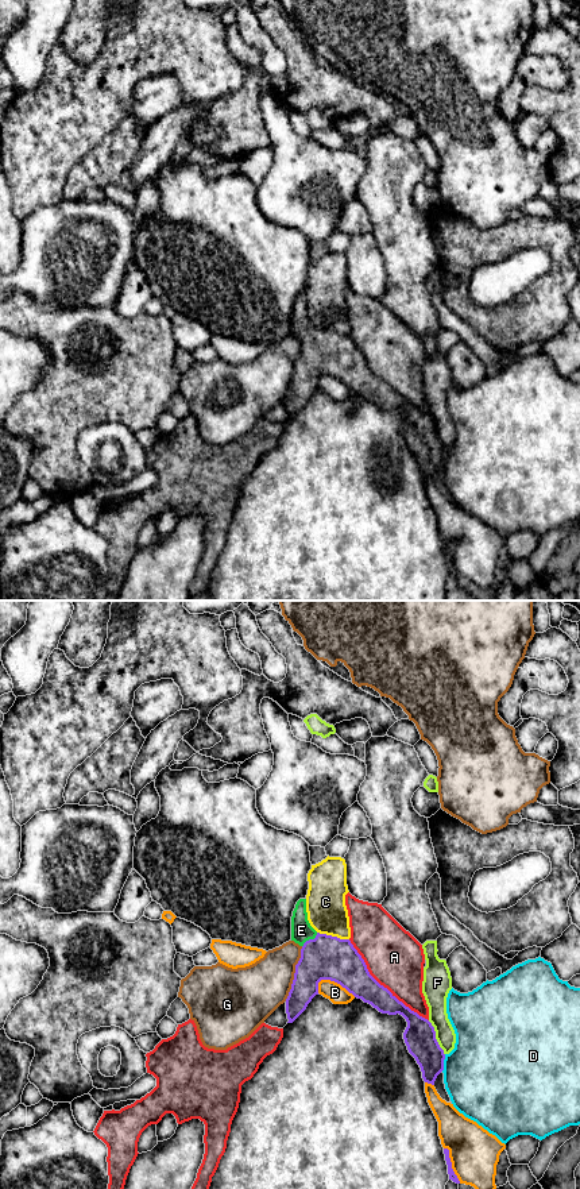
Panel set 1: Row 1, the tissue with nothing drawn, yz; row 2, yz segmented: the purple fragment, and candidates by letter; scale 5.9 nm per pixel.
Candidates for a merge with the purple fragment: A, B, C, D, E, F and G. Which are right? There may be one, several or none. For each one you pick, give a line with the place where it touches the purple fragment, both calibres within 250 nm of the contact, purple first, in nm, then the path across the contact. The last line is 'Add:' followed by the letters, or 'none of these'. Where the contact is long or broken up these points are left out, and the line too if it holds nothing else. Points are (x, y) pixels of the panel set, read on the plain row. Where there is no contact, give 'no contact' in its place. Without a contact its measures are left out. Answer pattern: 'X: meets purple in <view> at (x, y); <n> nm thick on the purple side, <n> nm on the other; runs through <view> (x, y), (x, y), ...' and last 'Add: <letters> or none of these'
E: meets purple in yz at (309, 335); 260 nm thick on the purple side, 130 nm on the other; runs through yz (325, 352), (309, 335), (301, 325)
Add: E

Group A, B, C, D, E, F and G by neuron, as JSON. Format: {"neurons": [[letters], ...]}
{"neurons": [["A"], ["B"], ["C"], ["D"], ["E"], ["F"], ["G"]]}

